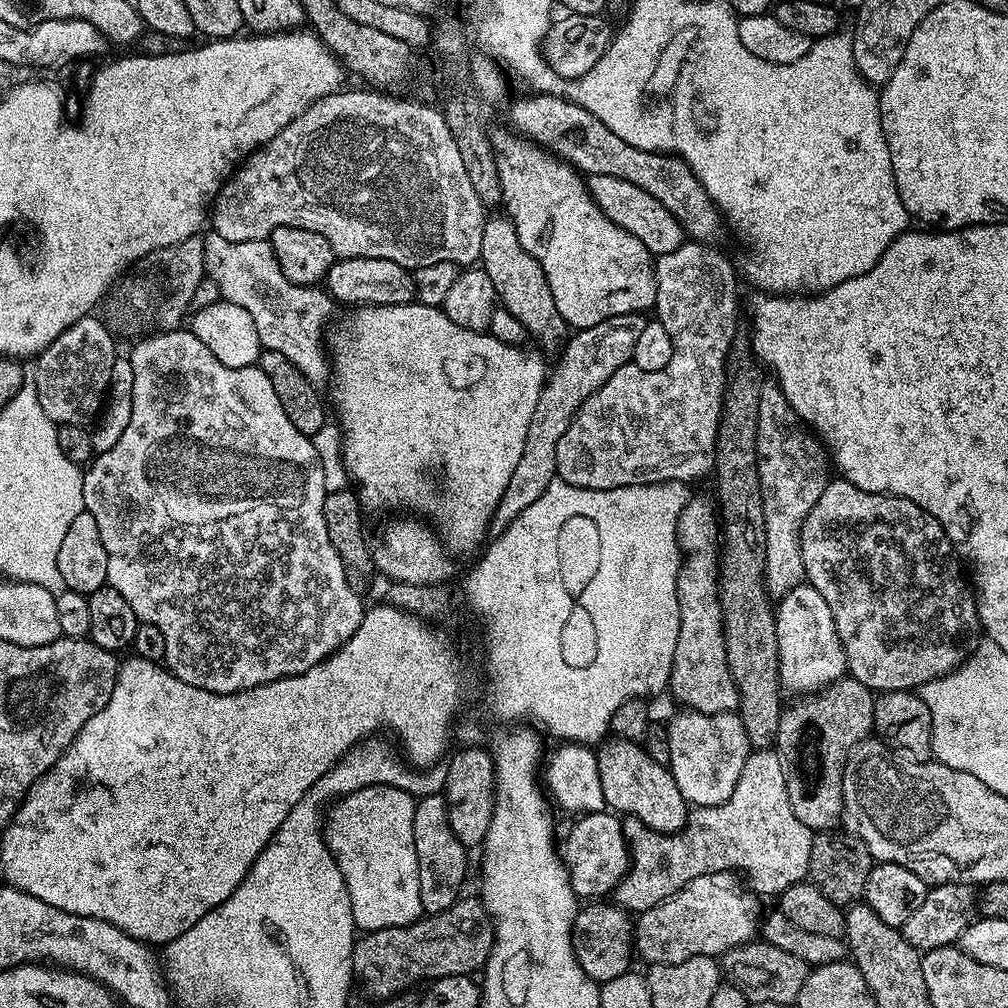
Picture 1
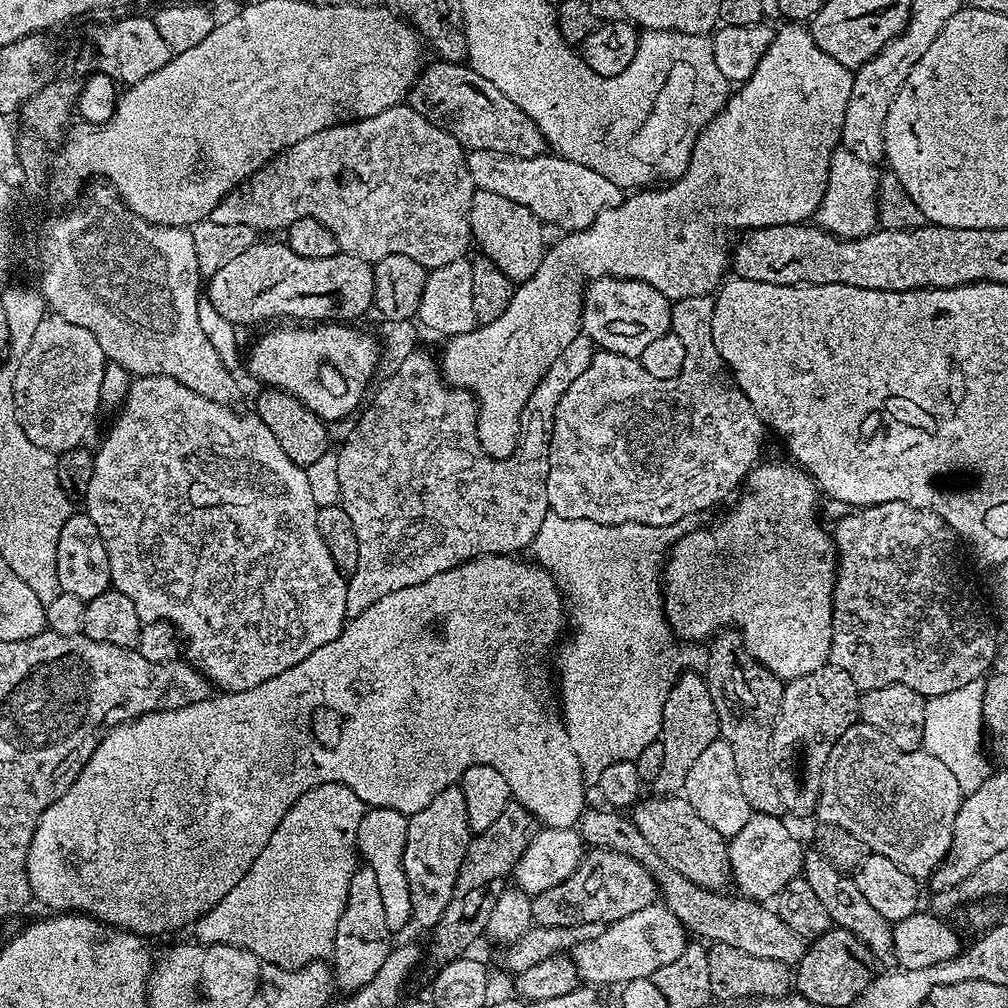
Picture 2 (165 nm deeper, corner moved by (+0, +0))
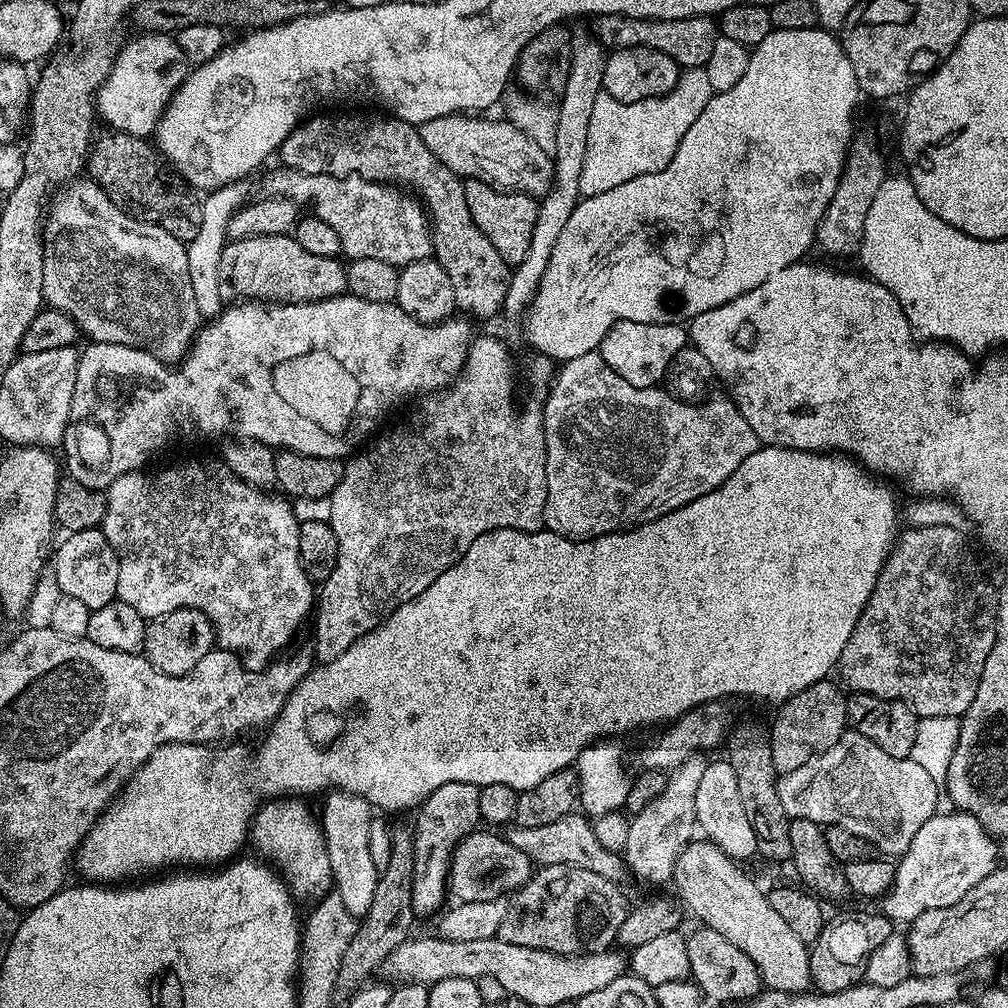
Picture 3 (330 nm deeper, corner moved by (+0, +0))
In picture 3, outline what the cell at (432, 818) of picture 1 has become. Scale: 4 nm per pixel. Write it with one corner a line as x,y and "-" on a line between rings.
446,782
446,786
438,786
438,790
419,805
413,835
413,910
417,917
435,917
445,907
444,895
447,897
450,892
453,852
481,823
479,797
480,788
475,784

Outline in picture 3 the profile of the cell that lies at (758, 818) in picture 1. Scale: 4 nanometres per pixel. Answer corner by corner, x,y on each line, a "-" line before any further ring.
569,864
543,865
533,871
531,878
511,897
506,918
502,918
499,939
514,942
514,946
544,948
548,952
561,952
564,956
574,956
585,952
602,952
611,949
616,941
616,931
630,909
629,901
624,901
620,893
621,885
608,880
594,870
586,870

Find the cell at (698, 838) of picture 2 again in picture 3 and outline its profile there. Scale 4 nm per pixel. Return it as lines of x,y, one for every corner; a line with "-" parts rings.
693,842
683,848
676,860
676,869
672,872
672,880
676,884
675,895
682,904
684,899
683,907
688,907
700,919
699,923
703,927
718,930
722,938
738,946
738,950
742,950
742,954
746,954
746,958
750,958
750,962
758,966
765,989
773,992
808,992
812,982
808,965
809,945
804,944
802,938
798,938
798,934
790,930
790,926
786,926
786,921
774,911
774,906
770,906
767,895
763,891
760,893
759,886
740,869
743,867
737,861
727,856
717,844
703,843

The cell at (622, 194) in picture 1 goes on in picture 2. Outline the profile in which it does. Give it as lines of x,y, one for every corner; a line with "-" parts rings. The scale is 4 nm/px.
469,151
466,156
473,189
490,190
502,194
518,206
526,206
545,226
553,224
561,233
581,232
591,227
600,212
617,208
625,193
608,178
559,154
545,154
534,158
498,156
494,152

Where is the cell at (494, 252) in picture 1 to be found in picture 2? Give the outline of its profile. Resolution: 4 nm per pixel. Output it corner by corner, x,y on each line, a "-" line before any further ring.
476,190
472,194
472,209
468,217
475,247
477,244
483,256
494,262
508,280
523,282
538,270
546,251
546,228
540,219
526,210
526,206
518,206
518,202
502,198
502,194
490,194
490,190

